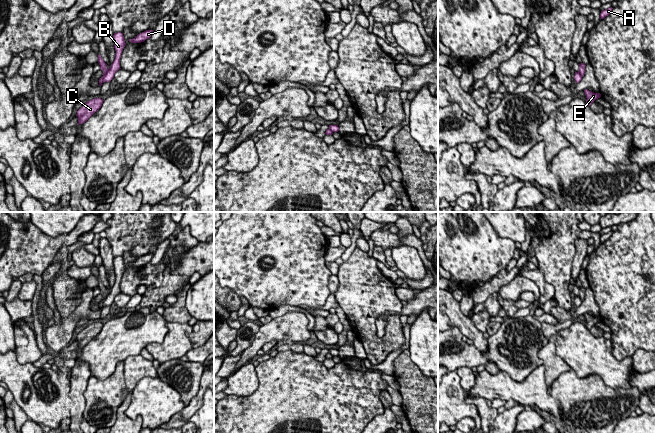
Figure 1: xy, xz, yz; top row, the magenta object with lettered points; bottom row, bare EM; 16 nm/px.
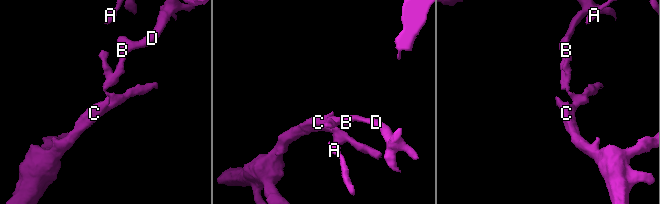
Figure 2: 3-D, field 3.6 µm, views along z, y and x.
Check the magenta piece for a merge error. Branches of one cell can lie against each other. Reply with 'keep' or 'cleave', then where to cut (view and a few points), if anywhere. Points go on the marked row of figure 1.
cleave; cut xy (109, 69), (104, 75), (102, 82)

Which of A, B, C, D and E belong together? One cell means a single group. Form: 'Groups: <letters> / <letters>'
Groups: A B D / C E

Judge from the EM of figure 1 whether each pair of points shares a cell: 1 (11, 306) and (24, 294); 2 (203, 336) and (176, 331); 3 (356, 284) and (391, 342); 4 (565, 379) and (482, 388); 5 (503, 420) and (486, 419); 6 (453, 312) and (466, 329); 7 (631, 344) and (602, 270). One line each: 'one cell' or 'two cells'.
1: two cells
2: two cells
3: one cell
4: one cell
5: two cells
6: one cell
7: one cell

